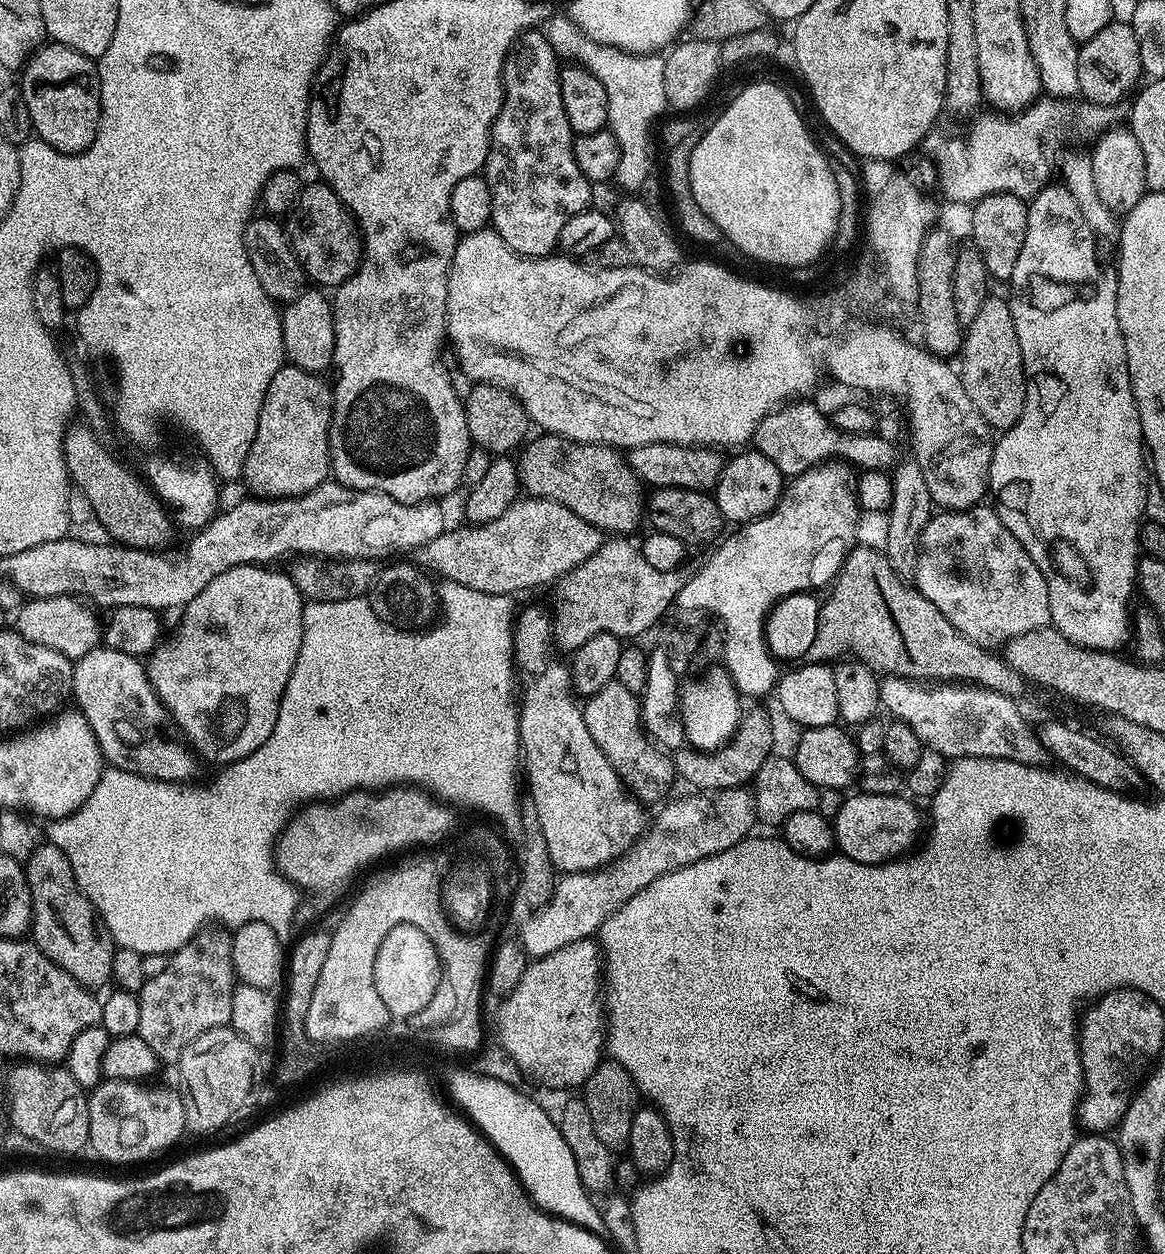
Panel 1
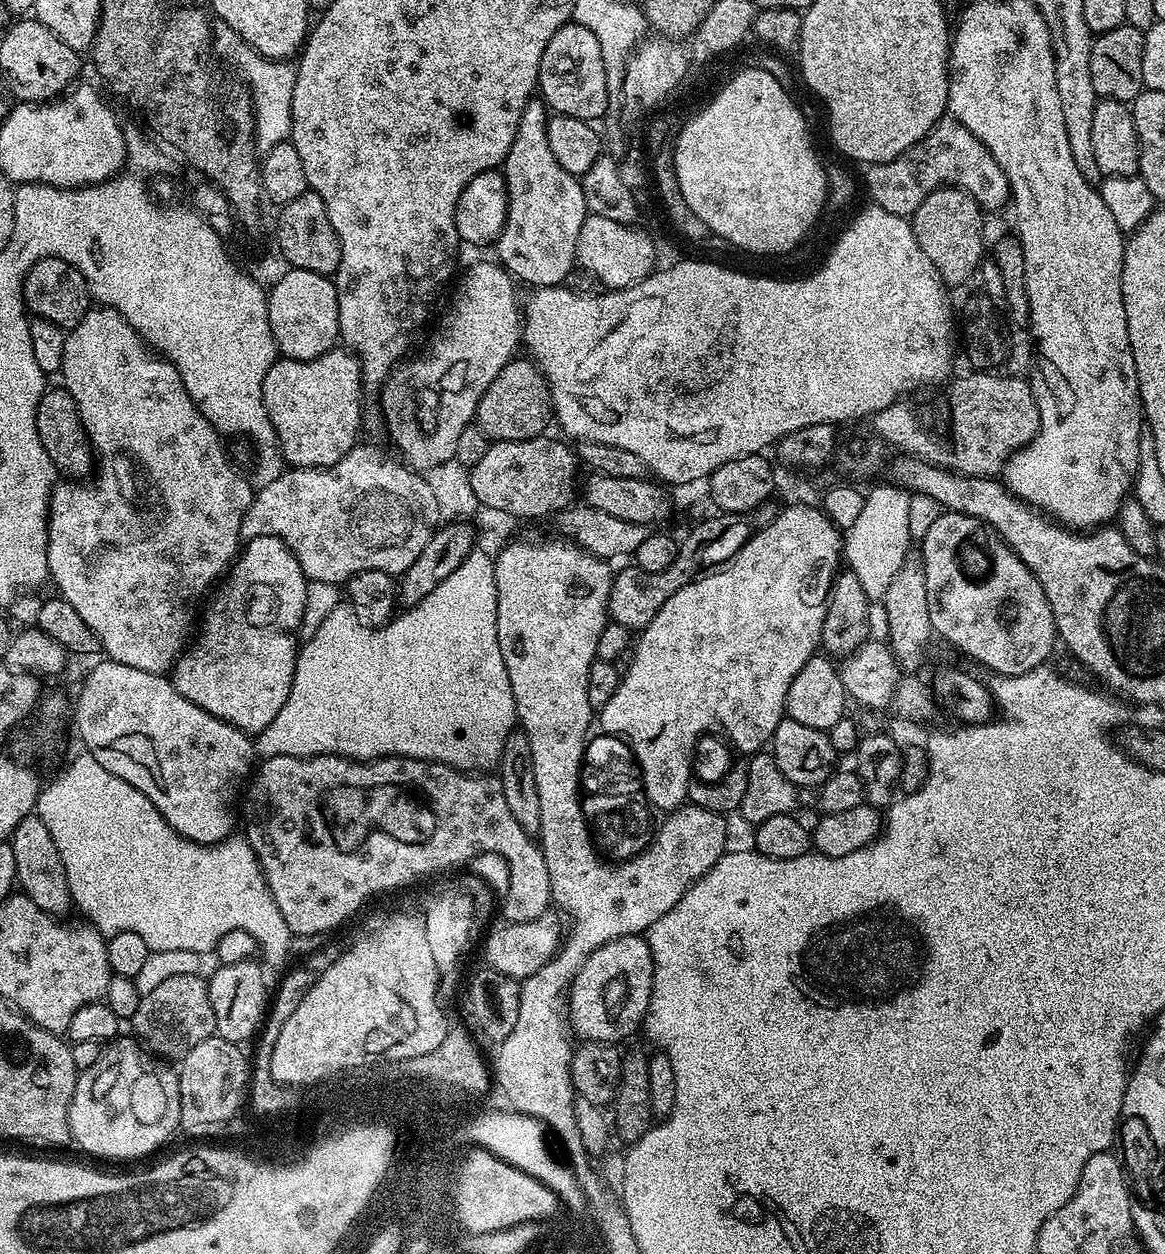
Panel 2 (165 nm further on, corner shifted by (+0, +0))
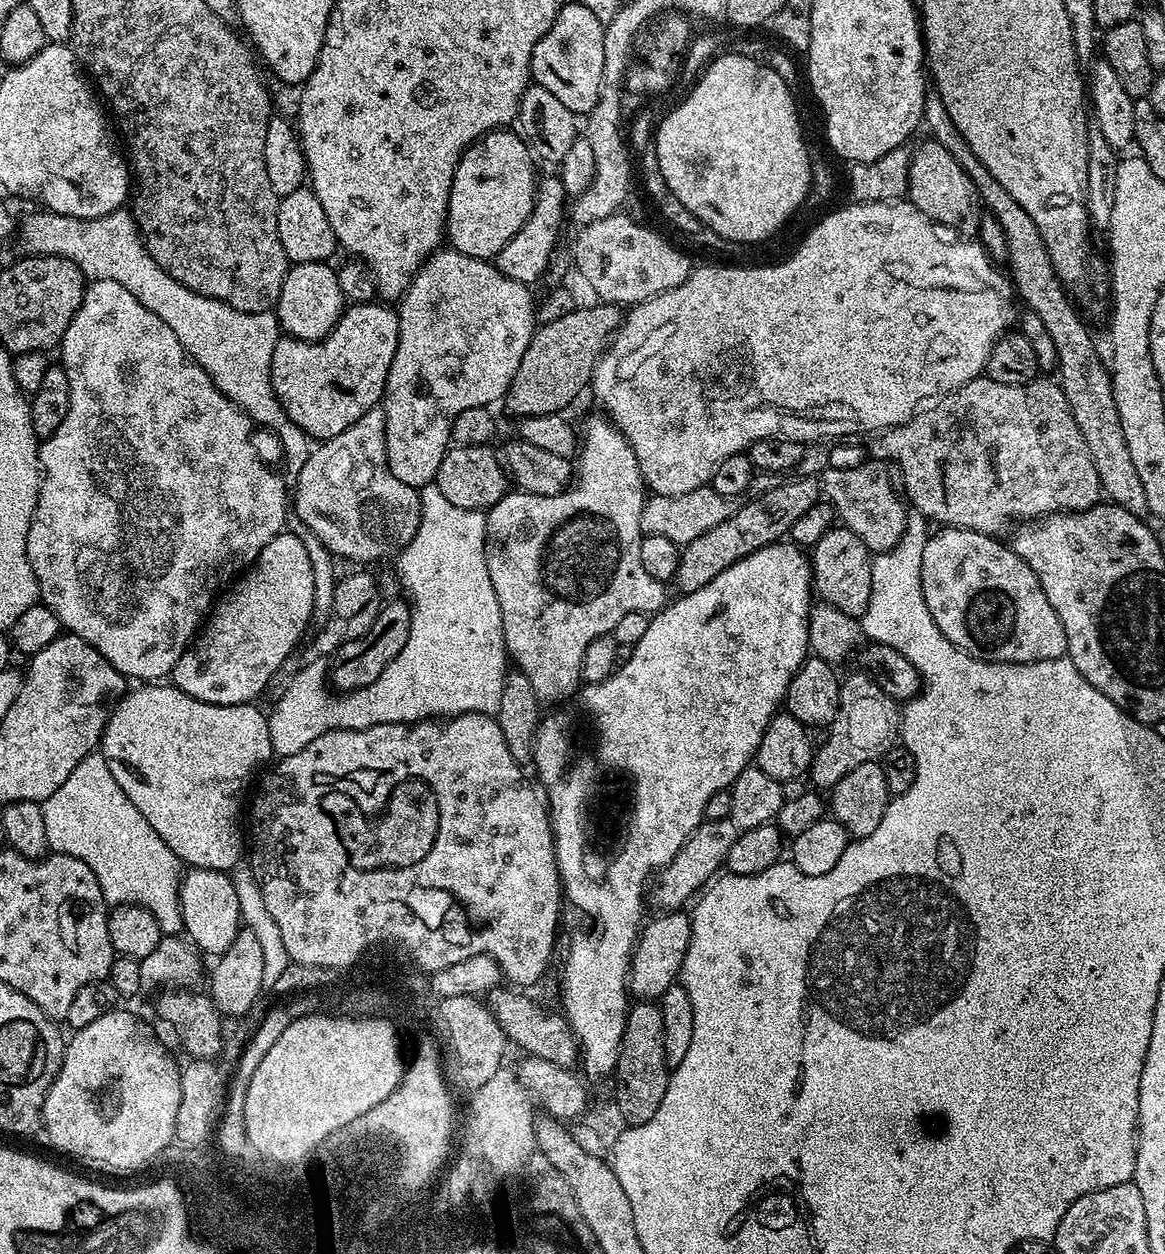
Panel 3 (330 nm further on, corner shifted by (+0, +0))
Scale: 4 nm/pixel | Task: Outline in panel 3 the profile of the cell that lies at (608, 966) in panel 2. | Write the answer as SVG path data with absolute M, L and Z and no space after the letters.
M664 910L641 927L640 939L632 949L630 992L636 998L659 998L672 984L677 983L686 950L690 946L692 918L684 910Z

